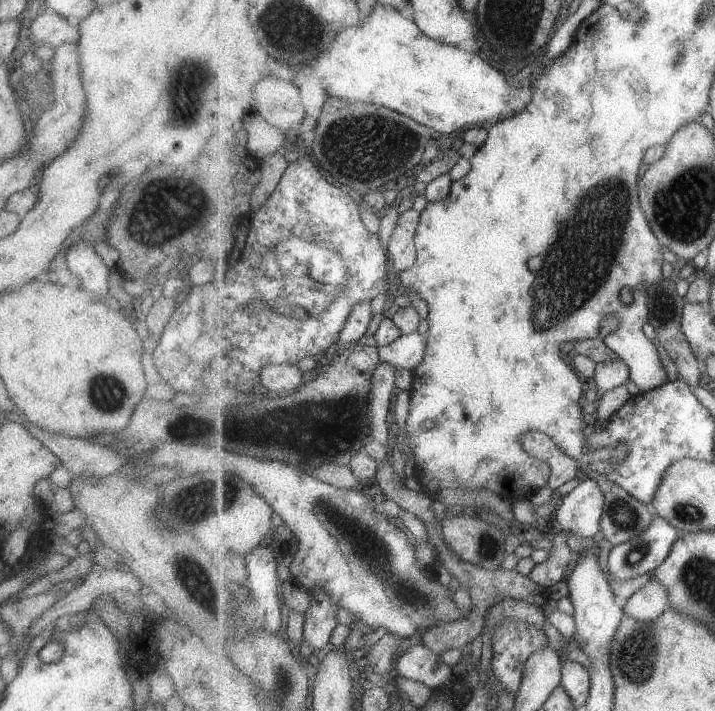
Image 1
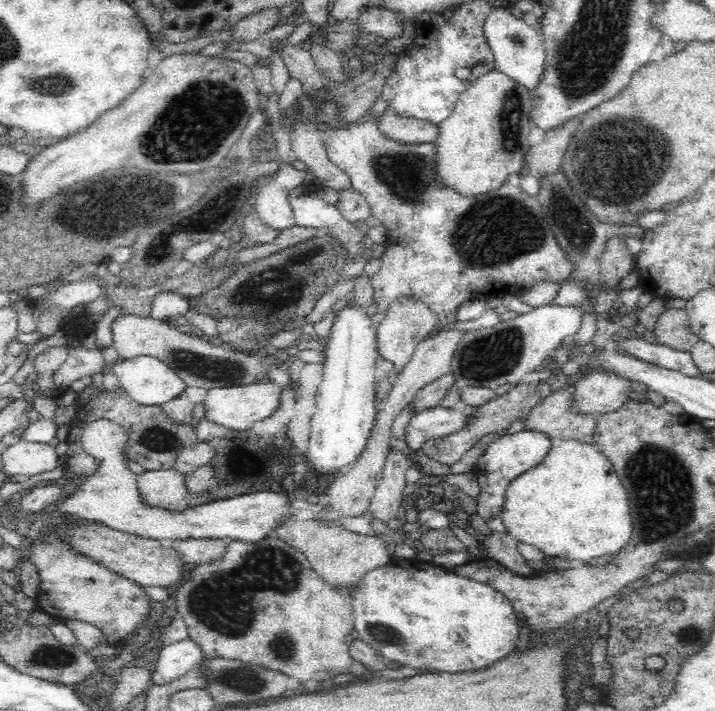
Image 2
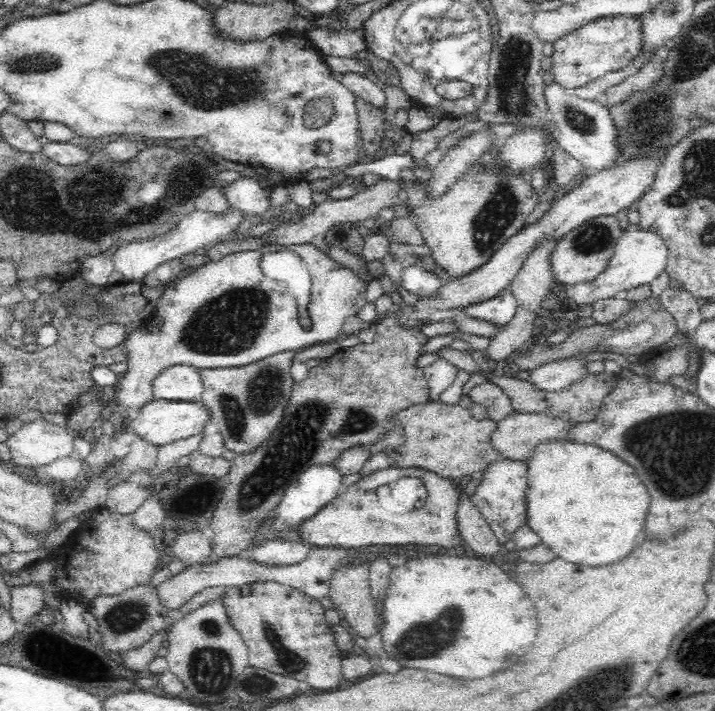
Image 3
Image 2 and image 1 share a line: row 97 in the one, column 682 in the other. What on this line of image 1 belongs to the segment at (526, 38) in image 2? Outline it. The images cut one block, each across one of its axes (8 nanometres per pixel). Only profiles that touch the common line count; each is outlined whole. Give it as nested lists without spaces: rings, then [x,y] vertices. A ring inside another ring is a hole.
[[[654,511],[654,519],[645,531],[637,534],[630,541],[613,546],[607,562],[611,577],[628,579],[653,573],[670,556],[671,550],[674,550],[674,545],[684,534],[685,532],[678,530],[671,522]]]

